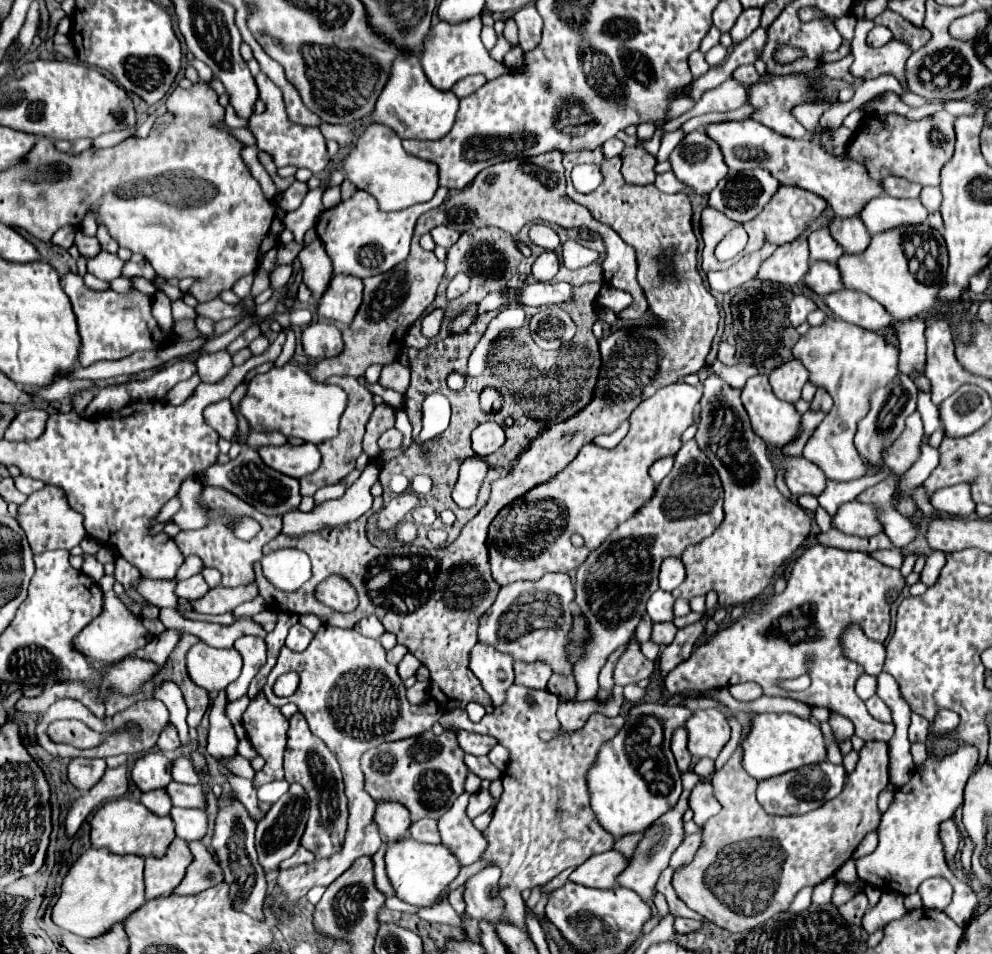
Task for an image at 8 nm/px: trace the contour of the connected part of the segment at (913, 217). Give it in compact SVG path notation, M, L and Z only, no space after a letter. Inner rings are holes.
M879 196L863 208L861 218L869 234L879 234L907 224L923 224L927 220L927 210L919 202L919 198L899 200L891 196Z

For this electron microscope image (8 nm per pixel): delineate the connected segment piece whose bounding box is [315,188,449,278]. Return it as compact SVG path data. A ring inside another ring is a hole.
M439 188L433 200L429 202L415 204L401 212L379 212L377 200L371 194L357 190L351 200L345 200L335 208L325 210L319 216L315 230L317 236L323 240L327 254L333 260L333 274L351 274L357 278L367 278L383 274L393 266L397 266L399 262L403 262L409 254L409 244L413 238L417 218L437 208L447 194L449 188Z

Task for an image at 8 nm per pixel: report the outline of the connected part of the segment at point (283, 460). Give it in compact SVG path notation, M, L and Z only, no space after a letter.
M289 442L281 446L261 446L257 448L261 460L281 474L287 474L291 478L303 478L307 474L313 474L321 464L321 454L315 444L301 444L293 446Z

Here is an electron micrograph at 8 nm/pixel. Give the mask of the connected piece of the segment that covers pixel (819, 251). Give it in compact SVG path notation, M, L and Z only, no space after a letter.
M823 222L823 226L811 232L807 240L809 240L809 260L811 262L817 262L817 260L837 262L839 256L843 254L843 250L839 248L839 244L833 240L829 232L829 222Z

